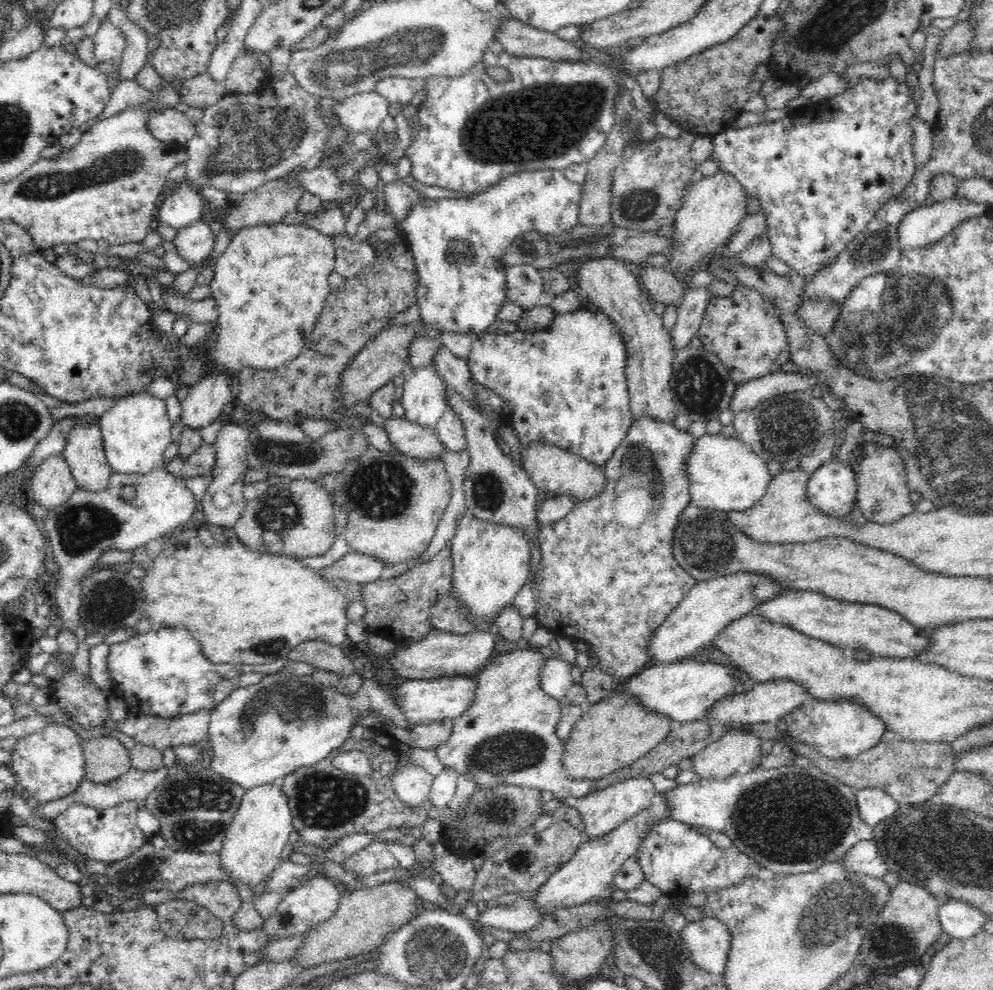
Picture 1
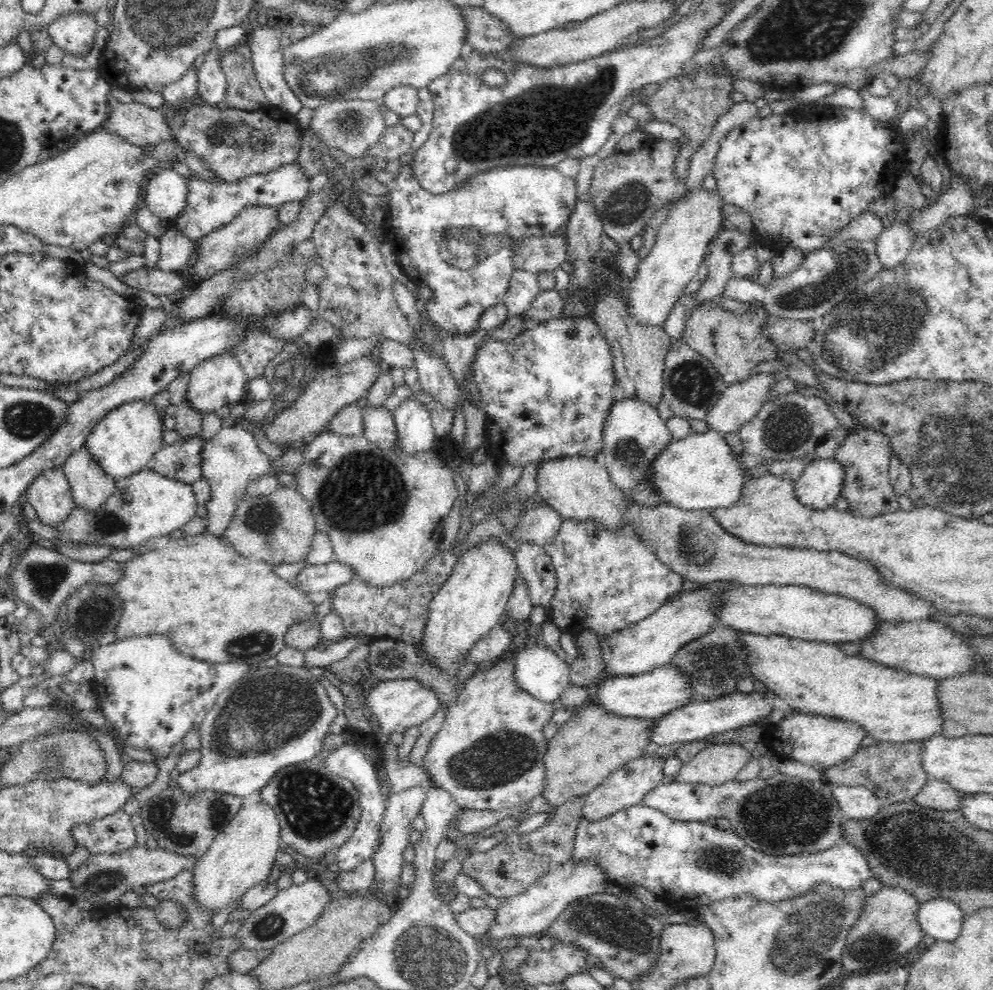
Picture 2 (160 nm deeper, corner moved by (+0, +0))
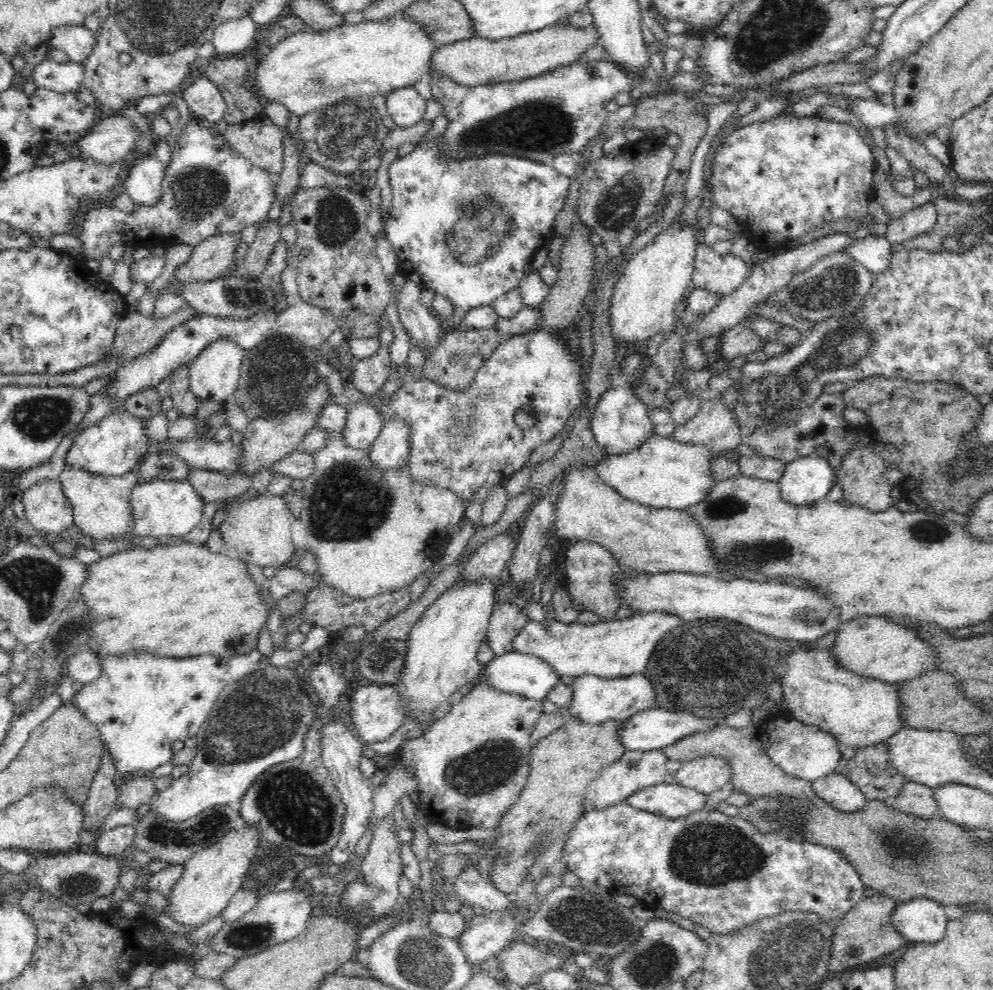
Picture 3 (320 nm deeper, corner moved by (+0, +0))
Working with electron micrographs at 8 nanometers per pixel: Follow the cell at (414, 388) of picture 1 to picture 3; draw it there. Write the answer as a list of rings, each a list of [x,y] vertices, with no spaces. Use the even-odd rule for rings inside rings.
[[[392,418],[367,449],[369,461],[380,470],[406,466],[410,454],[410,429],[401,418]]]

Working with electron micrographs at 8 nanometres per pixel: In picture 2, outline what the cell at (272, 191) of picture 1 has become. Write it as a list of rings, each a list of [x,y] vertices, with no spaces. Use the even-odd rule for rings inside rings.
[[[248,206],[230,224],[210,232],[197,241],[195,258],[192,258],[191,264],[196,272],[195,276],[199,277],[199,282],[228,269],[234,260],[242,258],[242,254],[248,254],[250,250],[255,250],[276,229],[282,227],[277,217],[278,211],[279,208],[276,207]]]

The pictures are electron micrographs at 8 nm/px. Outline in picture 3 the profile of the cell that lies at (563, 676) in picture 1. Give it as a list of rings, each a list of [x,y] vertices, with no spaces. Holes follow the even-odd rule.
[[[512,650],[500,656],[495,655],[488,664],[482,665],[481,673],[473,684],[482,682],[502,692],[519,694],[527,699],[542,701],[548,692],[551,691],[551,688],[562,681],[563,679],[560,678],[560,675],[556,674],[556,671],[552,669],[548,662],[544,662],[544,660],[532,654],[522,654]]]

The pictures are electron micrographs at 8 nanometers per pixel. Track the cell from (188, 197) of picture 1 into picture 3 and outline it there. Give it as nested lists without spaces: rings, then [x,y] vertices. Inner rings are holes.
[[[135,155],[123,173],[123,190],[134,203],[154,206],[162,198],[165,167],[150,155]]]

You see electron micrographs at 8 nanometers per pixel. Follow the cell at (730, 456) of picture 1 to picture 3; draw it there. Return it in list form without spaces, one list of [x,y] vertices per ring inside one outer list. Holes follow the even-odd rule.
[[[652,435],[637,449],[621,455],[607,455],[594,467],[601,481],[617,490],[622,498],[644,506],[680,511],[703,501],[716,482],[710,475],[711,459],[707,446]]]

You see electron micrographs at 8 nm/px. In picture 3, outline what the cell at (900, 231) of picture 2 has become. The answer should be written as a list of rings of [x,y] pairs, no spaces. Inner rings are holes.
[[[868,235],[842,250],[850,258],[865,266],[874,276],[884,272],[892,258],[892,242],[883,235]]]

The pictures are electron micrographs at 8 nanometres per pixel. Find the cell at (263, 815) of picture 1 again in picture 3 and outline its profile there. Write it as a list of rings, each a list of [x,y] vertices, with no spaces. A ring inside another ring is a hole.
[[[245,822],[242,828],[228,830],[212,846],[204,848],[186,861],[181,877],[174,883],[164,907],[174,922],[198,927],[214,920],[228,906],[230,899],[241,889],[244,875],[250,870],[250,862],[260,848],[262,838],[257,825],[258,823],[248,825]]]

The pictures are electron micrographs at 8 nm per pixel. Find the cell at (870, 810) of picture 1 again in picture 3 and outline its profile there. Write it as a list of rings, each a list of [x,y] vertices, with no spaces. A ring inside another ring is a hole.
[[[842,771],[828,774],[811,782],[814,792],[833,808],[842,812],[856,812],[867,803],[864,793],[846,778]]]

